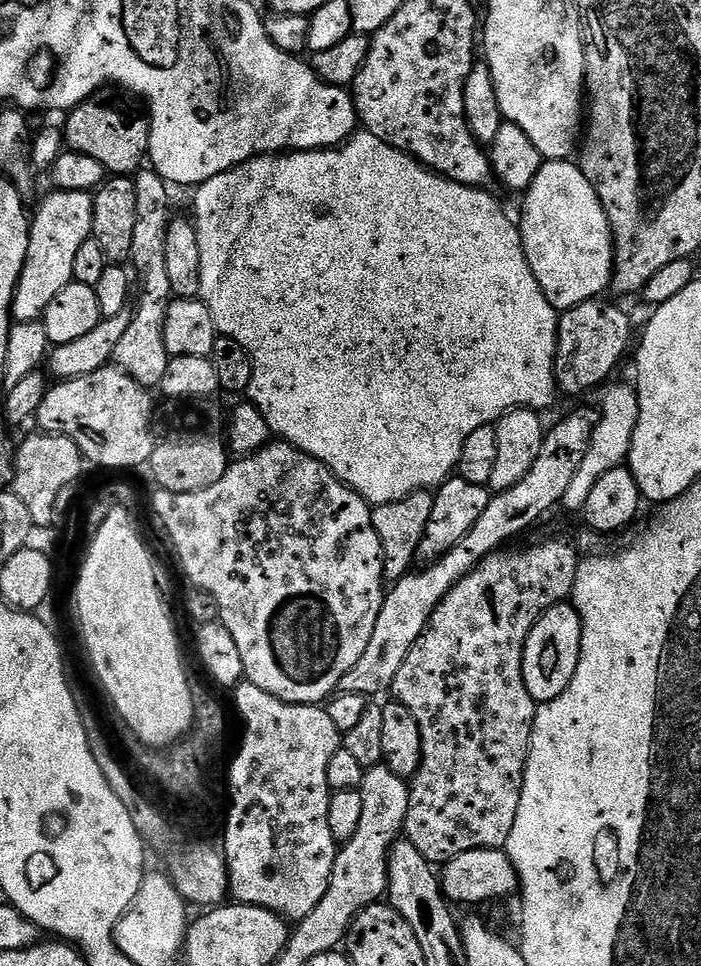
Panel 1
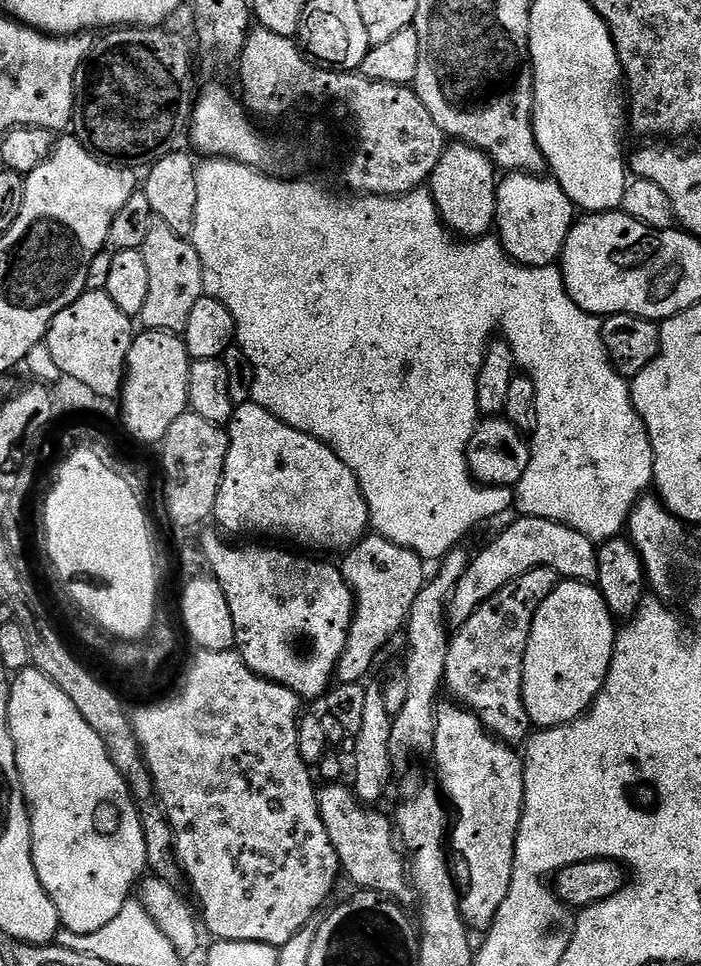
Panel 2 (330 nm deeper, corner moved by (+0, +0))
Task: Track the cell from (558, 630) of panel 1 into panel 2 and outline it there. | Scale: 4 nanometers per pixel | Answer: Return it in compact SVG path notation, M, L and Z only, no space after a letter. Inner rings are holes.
M564 580L552 591L550 598L538 606L538 614L534 614L534 622L530 626L530 642L526 646L522 674L522 698L526 702L526 714L530 714L537 729L557 728L587 713L596 701L596 695L604 689L617 635L617 621L606 606L599 588L583 580Z

